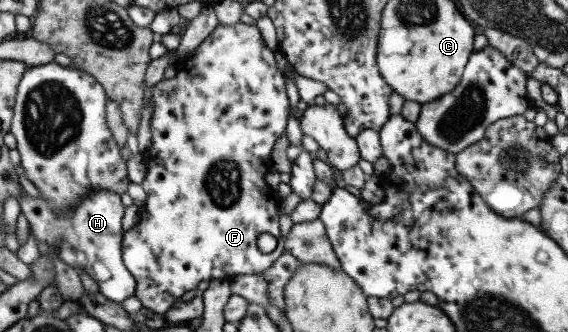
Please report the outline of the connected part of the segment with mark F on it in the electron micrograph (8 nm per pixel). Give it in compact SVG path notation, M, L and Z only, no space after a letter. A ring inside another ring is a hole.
M219 24L213 32L201 42L195 53L184 62L179 63L176 76L164 78L162 82L153 88L152 114L151 114L151 145L143 152L145 165L147 166L147 176L141 186L147 193L147 199L141 208L141 217L137 224L131 229L124 231L122 259L124 265L137 281L135 296L141 300L143 307L154 313L164 315L175 303L180 302L180 298L187 297L197 292L197 284L201 280L217 280L230 278L235 274L257 274L261 275L273 262L284 252L284 237L280 230L280 218L278 211L282 199L277 190L271 189L265 181L265 175L274 169L271 152L281 134L287 130L287 122L290 116L290 102L287 96L287 86L284 74L279 72L275 52L267 47L261 32L257 26L251 24L238 24L233 26L222 26ZM260 234L271 234L277 239L276 248L270 253L263 253L257 246L257 238Z

